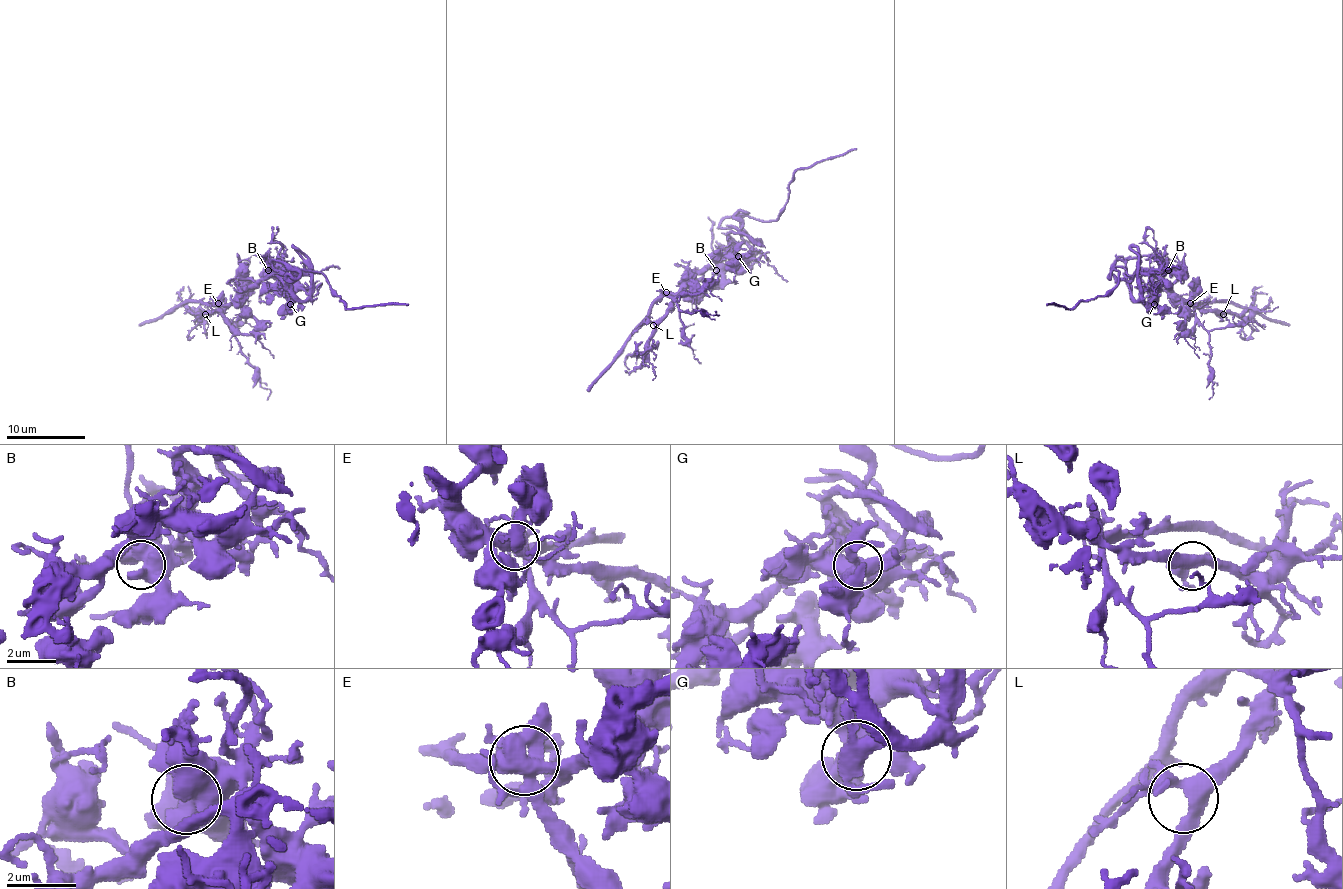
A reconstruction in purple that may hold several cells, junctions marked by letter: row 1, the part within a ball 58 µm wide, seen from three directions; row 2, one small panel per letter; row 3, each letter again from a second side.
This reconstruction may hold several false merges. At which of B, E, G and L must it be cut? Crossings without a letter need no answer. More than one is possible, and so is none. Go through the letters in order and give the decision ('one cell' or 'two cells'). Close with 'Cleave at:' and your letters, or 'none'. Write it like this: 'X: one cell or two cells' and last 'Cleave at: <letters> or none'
B: one cell
E: two cells
G: one cell
L: one cell
Cleave at: E

